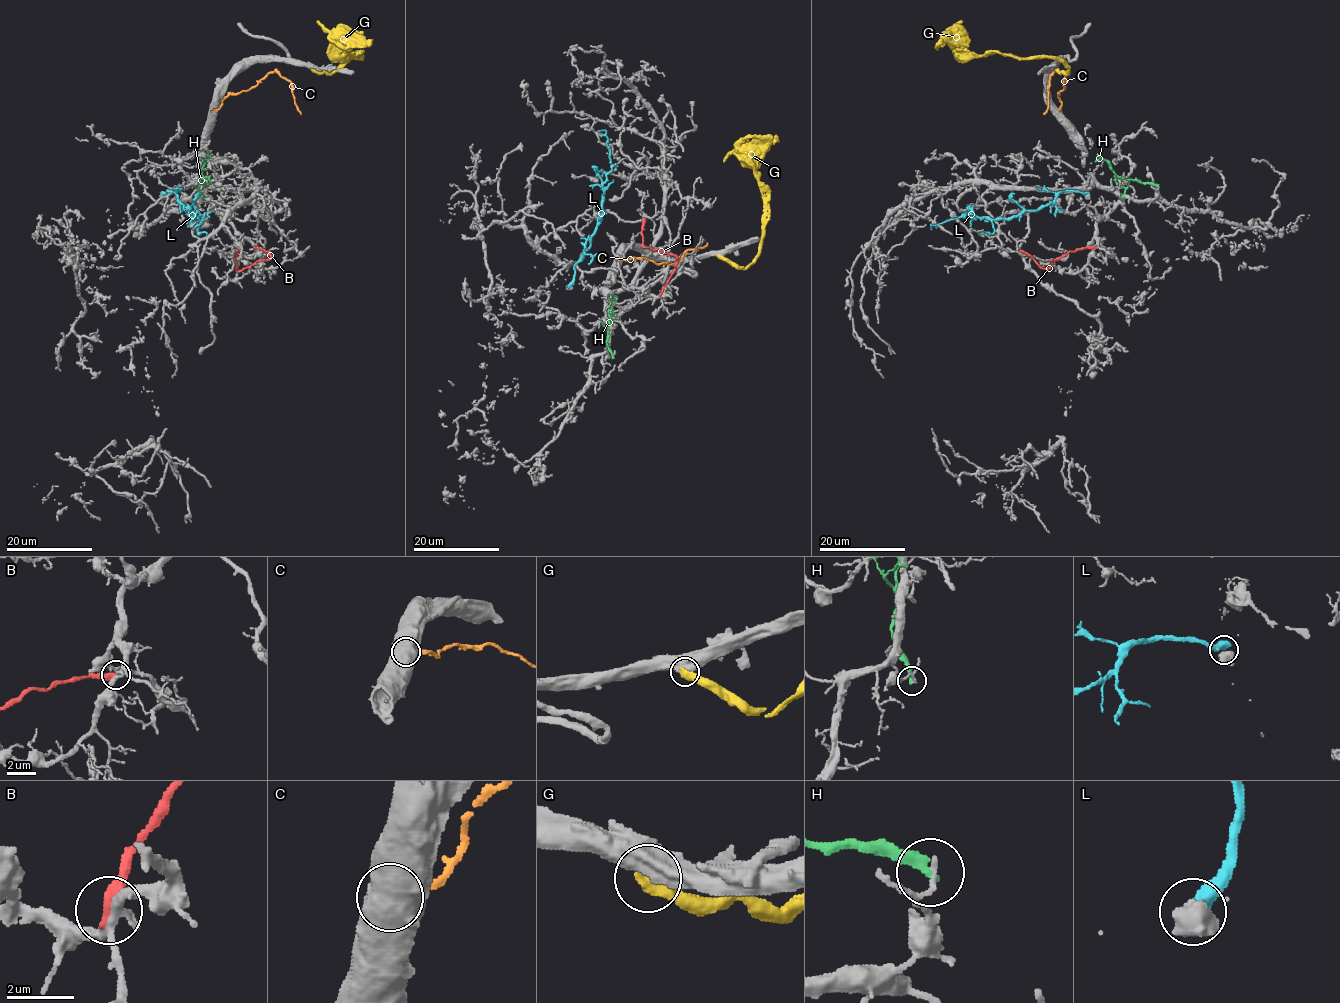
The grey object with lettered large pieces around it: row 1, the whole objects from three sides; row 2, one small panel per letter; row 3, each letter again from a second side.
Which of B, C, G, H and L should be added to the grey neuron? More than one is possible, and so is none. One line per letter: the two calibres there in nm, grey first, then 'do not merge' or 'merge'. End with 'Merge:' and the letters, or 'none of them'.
B: calibres 280 and 400 nm; do not merge
C: calibres 900 and 220 nm; do not merge
G: calibres 700 and 550 nm; do not merge
H: calibres 150 and 320 nm; do not merge
L: calibres 700 and 600 nm; do not merge
Merge: none of them

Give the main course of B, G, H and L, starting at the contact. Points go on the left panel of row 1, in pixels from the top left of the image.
B: (254, 247), (267, 251), (270, 257), (238, 270), (235, 256), (238, 250)
G: (312, 70), (334, 72), (357, 55), (352, 55), (317, 21)
H: (206, 187), (201, 183), (204, 177), (203, 163), (209, 157), (206, 153)
L: (162, 194), (172, 191), (183, 207), (194, 213), (195, 219), (205, 213), (201, 224), (192, 230)

